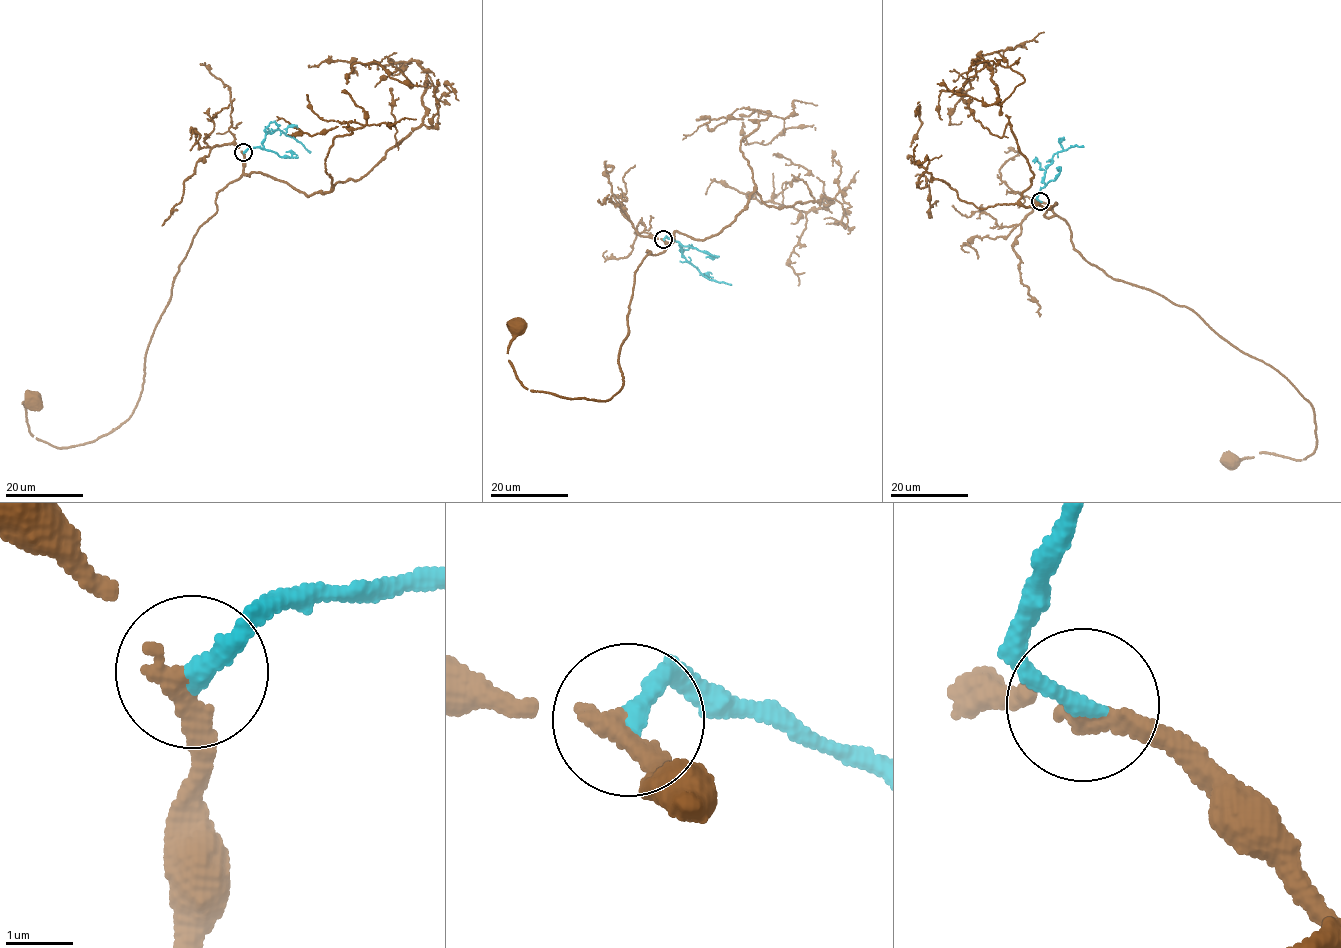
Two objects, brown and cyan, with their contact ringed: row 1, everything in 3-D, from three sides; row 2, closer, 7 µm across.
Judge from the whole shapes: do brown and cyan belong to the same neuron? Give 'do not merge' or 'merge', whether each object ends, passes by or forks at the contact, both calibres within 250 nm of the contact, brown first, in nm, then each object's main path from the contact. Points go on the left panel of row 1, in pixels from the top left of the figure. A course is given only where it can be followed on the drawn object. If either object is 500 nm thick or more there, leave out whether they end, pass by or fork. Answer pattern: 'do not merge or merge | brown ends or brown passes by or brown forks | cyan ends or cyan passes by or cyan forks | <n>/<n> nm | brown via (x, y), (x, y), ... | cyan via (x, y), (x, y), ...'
merge | brown ends | cyan ends | 340/280 nm | brown via (244, 152), (179, 267), (127, 419), (52, 446), (29, 429), (22, 403), (35, 401) | cyan via (244, 152), (263, 148), (265, 134), (278, 130), (294, 137), (310, 153)

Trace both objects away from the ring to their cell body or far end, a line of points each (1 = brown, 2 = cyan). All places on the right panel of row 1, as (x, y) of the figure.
1: (1041, 201), (1066, 223), (1073, 247), (1088, 262), (1193, 309), (1308, 400), (1316, 435), (1311, 456), (1230, 459)
2: (1041, 201), (1037, 198), (1045, 185), (1045, 170), (1054, 154), (1071, 145), (1083, 147)

